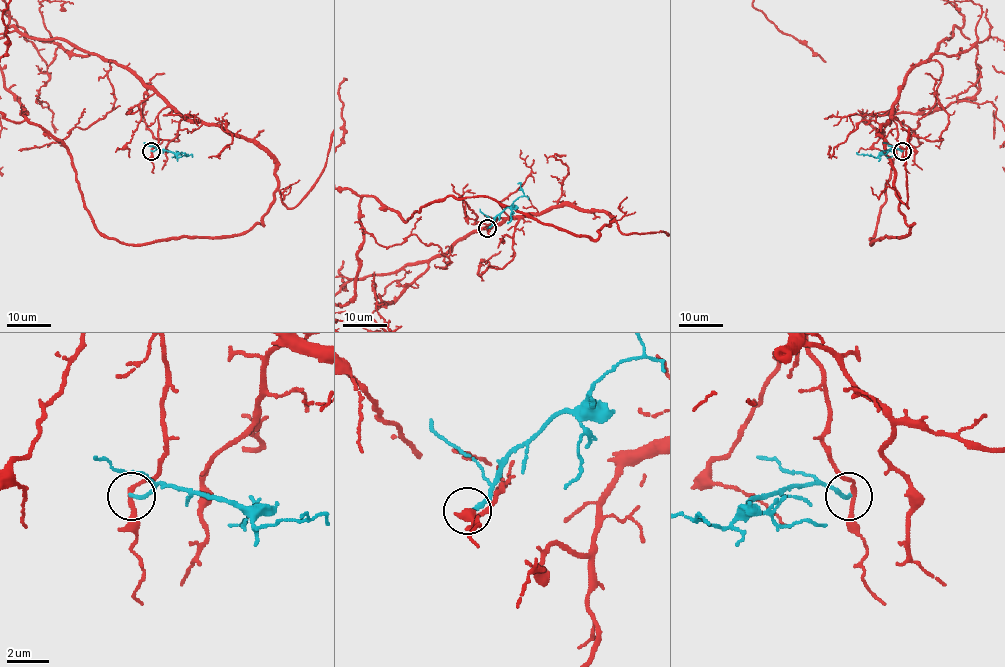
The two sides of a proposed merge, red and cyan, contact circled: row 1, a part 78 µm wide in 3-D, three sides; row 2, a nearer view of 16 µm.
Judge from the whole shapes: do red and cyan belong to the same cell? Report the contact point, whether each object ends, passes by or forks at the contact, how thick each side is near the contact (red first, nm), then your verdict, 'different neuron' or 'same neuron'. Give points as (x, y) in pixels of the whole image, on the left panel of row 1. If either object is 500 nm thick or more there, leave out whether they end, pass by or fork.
place (151, 151); red passes by; cyan ends; calibres 200 and 190 nm; different neuron

